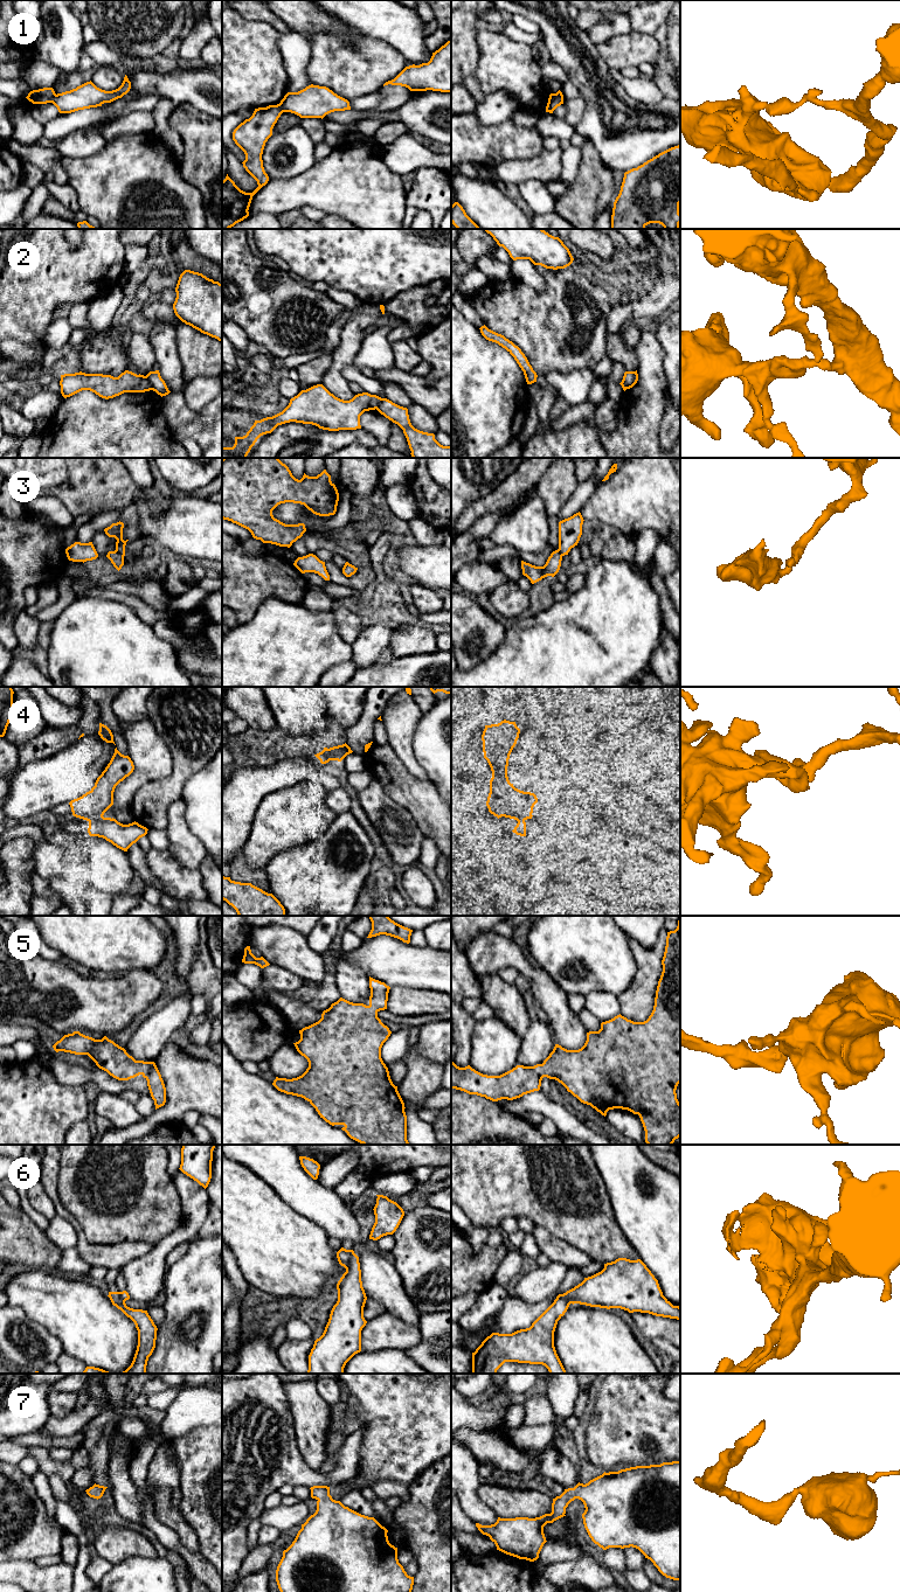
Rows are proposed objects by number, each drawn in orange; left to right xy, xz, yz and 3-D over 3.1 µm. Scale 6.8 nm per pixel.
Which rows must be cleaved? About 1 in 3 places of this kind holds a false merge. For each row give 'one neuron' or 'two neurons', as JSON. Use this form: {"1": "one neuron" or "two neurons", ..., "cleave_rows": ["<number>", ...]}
{"1": "two neurons", "2": "two neurons", "3": "two neurons", "4": "two neurons", "5": "one neuron", "6": "two neurons", "7": "one neuron", "cleave_rows": ["1", "2", "3", "4", "6"]}

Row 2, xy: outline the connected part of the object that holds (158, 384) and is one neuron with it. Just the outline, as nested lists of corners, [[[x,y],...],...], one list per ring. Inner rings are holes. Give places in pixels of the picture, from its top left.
[[[159,370],[155,371],[150,371],[146,375],[147,380],[150,381],[151,385],[152,385],[152,390],[155,391],[158,395],[166,396],[168,395],[171,391],[168,390],[165,381],[161,378]]]

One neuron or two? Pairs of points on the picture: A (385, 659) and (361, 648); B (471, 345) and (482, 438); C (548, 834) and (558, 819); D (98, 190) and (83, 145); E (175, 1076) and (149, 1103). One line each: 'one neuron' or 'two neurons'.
A: two neurons
B: one neuron
C: one neuron
D: two neurons
E: two neurons

